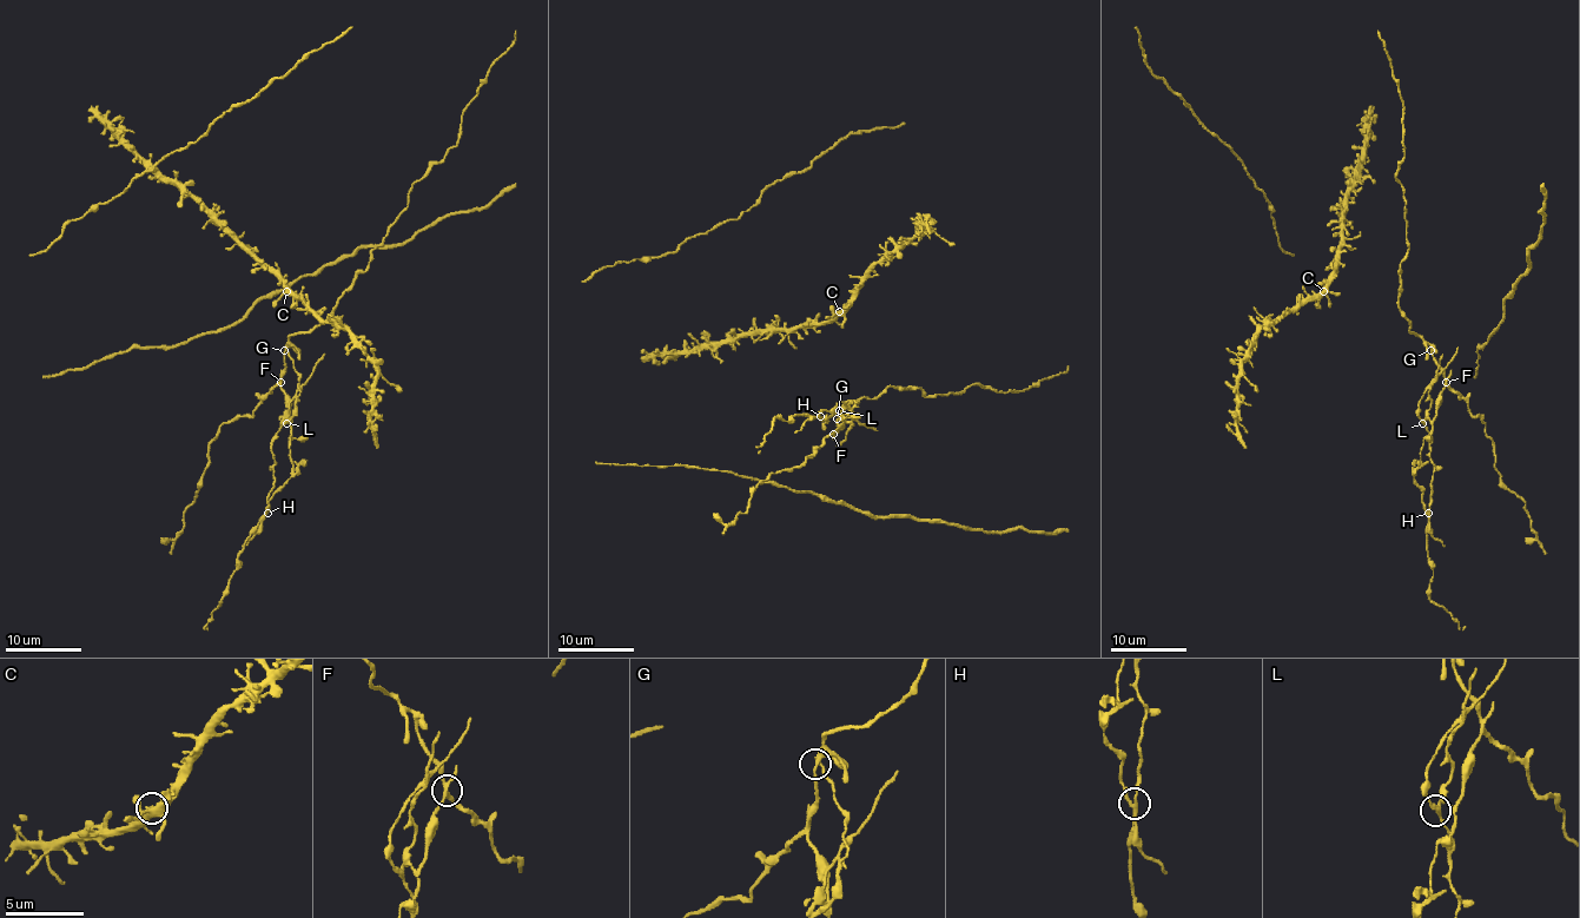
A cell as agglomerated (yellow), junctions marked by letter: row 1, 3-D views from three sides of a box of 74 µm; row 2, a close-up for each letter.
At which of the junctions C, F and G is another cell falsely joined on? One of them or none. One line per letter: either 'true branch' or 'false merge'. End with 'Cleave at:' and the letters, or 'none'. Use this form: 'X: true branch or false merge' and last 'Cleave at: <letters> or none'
C: true branch
F: false merge
G: true branch
Cleave at: F

